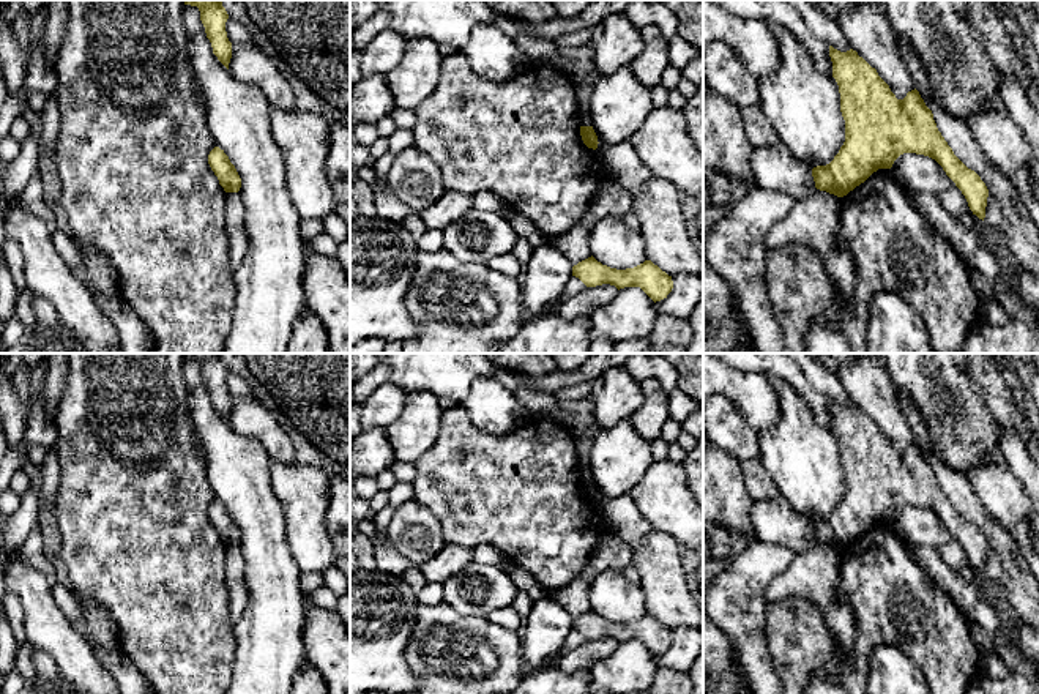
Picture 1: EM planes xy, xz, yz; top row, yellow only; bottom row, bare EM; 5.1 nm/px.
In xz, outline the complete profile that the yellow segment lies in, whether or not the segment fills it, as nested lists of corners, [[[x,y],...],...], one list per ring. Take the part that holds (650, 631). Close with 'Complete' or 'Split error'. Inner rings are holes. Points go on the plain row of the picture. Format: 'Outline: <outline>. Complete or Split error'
Outline: [[[591,609],[572,620],[572,629],[579,631],[587,640],[602,637],[615,639],[618,644],[640,640],[654,656],[667,651],[673,642],[672,629],[651,614],[645,614],[634,621],[616,623],[602,618]]]. Complete

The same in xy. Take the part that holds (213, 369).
Outline: [[[183,353],[184,358],[197,360],[207,391],[211,396],[213,407],[229,423],[232,412],[232,396],[227,391],[225,375],[229,368],[221,353]]]. Complete

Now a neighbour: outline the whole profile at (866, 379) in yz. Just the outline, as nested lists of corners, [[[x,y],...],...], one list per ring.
[[[861,353],[842,363],[837,375],[850,401],[877,423],[897,453],[914,443],[884,363],[873,353]]]

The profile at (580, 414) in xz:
[[[590,396],[579,401],[560,401],[560,407],[569,415],[569,424],[574,432],[596,435],[601,431],[594,420]]]

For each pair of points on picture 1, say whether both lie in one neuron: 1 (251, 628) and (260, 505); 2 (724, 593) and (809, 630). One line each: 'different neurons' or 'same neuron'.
1: same neuron
2: different neurons

